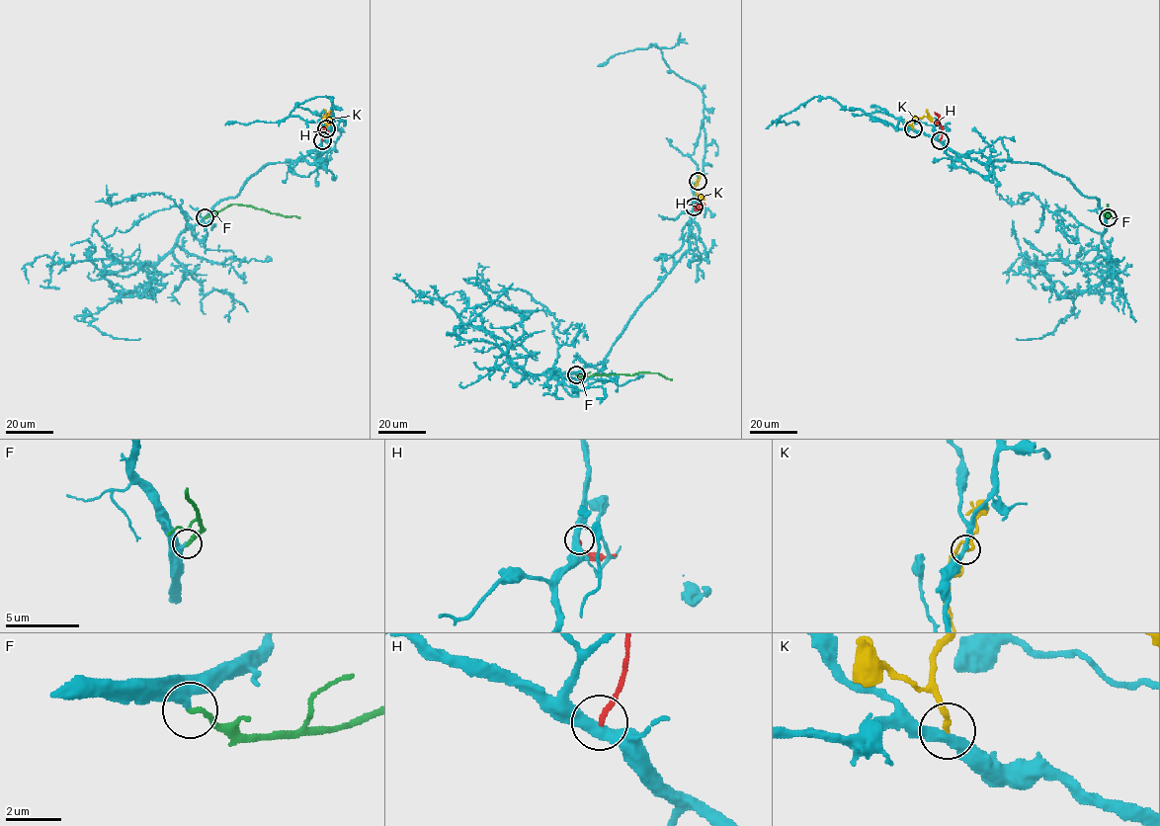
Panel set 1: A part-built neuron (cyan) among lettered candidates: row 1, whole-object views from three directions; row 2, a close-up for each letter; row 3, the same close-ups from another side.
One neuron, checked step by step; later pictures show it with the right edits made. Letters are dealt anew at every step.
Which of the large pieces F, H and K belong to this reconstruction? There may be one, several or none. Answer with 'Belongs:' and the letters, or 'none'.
Belongs: F

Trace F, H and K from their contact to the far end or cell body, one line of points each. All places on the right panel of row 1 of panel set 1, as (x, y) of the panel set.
F: (1108, 217), (1108, 205), (1106, 215), (1113, 217)
H: (940, 140), (941, 126), (934, 113)
K: (913, 128), (915, 120), (929, 118), (927, 111)

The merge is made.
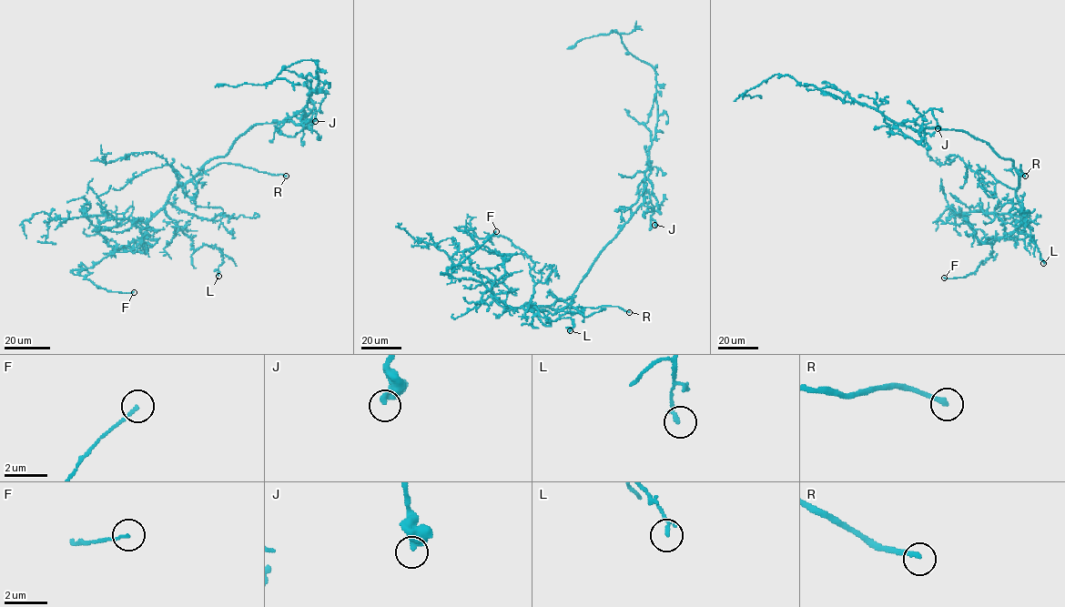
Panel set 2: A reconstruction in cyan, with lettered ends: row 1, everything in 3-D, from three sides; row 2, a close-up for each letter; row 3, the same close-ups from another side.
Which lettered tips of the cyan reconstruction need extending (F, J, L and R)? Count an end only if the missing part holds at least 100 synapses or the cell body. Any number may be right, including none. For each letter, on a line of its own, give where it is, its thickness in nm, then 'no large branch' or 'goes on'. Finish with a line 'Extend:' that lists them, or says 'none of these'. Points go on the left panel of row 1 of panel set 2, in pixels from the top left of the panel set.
F: at (134, 292); 100 nm thick; no large branch
J: at (315, 121); 360 nm thick; no large branch
L: at (218, 276); 160 nm thick; no large branch
R: at (286, 176); 220 nm thick; goes on
Extend: R

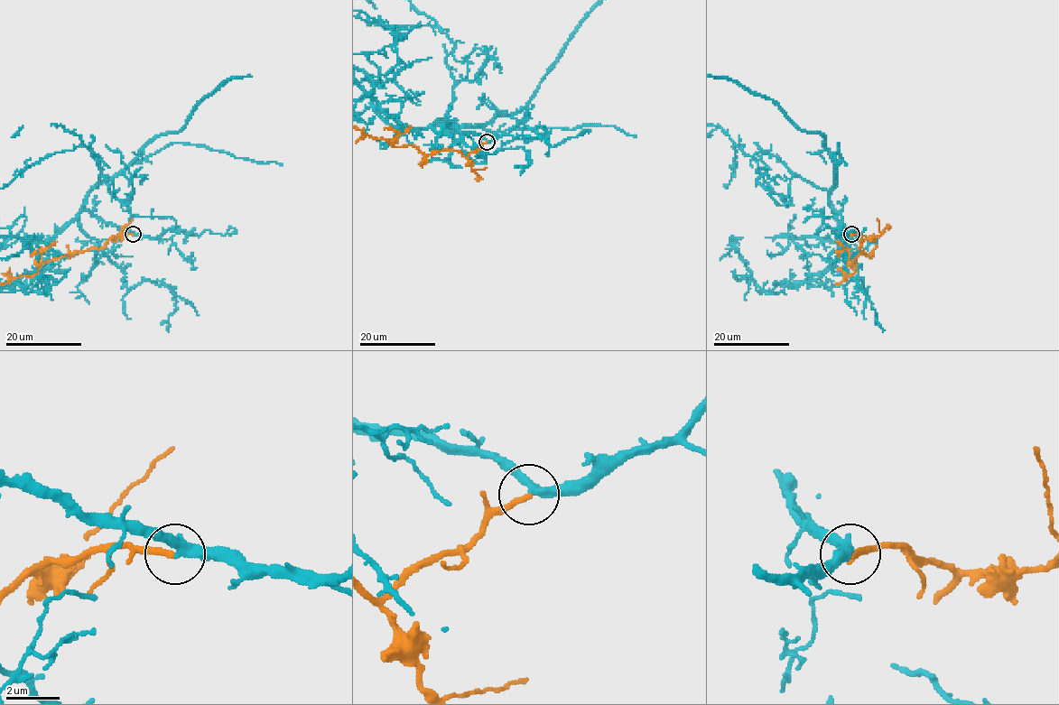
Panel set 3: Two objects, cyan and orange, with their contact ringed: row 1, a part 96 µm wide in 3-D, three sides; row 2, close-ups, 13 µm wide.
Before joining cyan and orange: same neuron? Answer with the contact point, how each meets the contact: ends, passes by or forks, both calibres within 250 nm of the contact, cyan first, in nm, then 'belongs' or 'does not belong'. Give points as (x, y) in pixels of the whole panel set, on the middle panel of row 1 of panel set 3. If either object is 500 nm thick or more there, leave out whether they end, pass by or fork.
at (487, 142); cyan passes by; orange ends there; 320 nm thick on the cyan side, 240 nm on the other; does not belong

